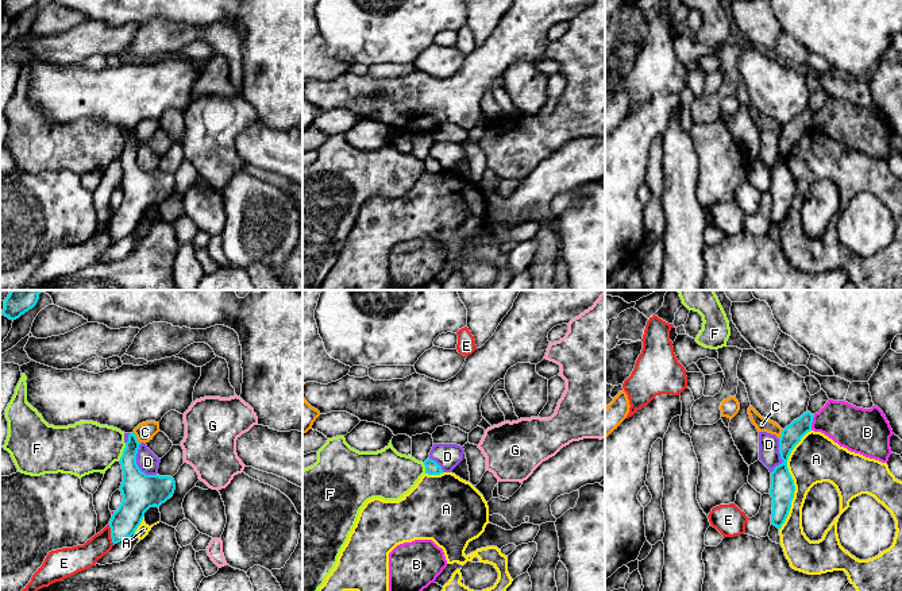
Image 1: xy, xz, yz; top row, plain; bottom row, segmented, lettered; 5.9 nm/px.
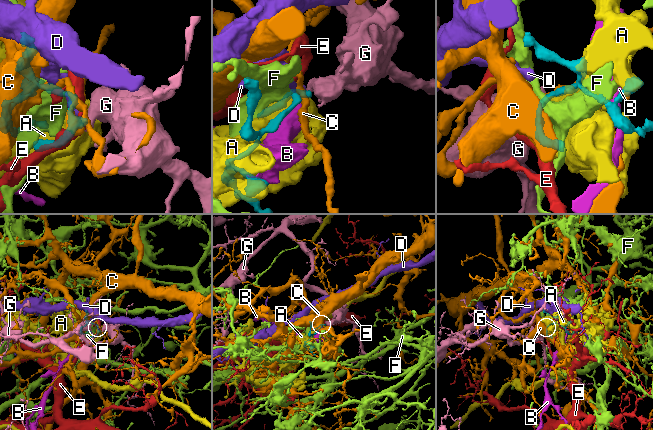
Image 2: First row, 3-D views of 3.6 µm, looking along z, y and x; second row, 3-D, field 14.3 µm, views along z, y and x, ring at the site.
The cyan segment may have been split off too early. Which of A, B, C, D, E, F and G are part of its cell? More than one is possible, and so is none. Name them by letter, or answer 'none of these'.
none of these

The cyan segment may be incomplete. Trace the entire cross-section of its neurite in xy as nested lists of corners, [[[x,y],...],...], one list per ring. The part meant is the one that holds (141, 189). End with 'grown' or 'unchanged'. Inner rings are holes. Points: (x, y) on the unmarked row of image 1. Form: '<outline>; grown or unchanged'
[[[130,131],[120,155],[123,200],[109,219],[113,243],[131,235],[140,223],[144,210],[150,205],[159,205],[170,197],[176,188],[171,174],[146,173],[140,169],[136,162],[139,143],[135,131]]]; unchanged

